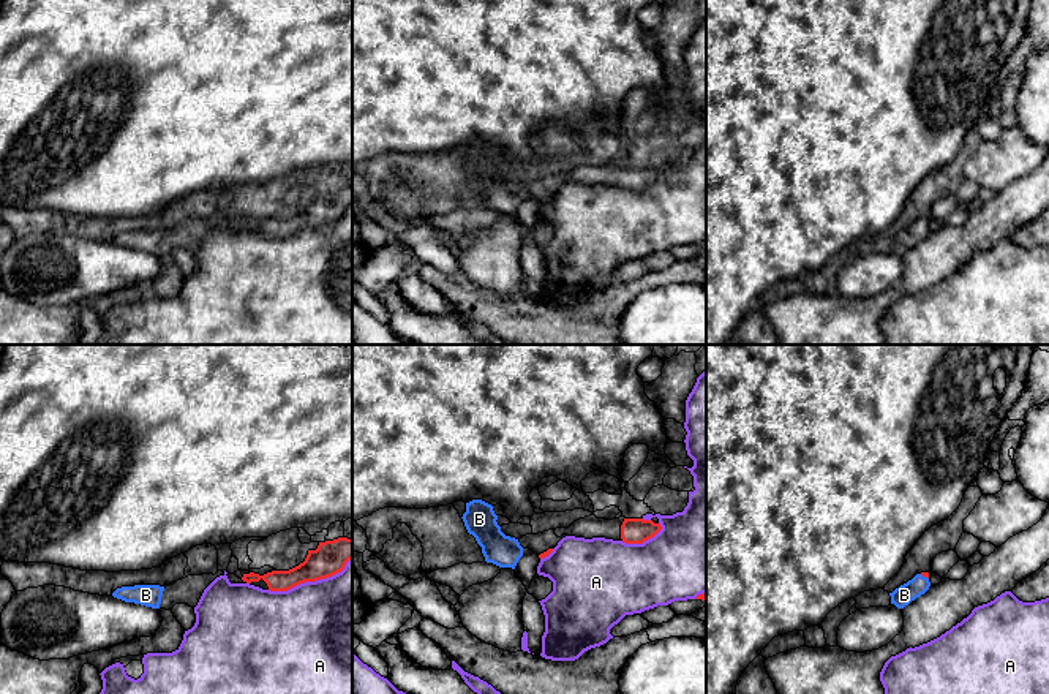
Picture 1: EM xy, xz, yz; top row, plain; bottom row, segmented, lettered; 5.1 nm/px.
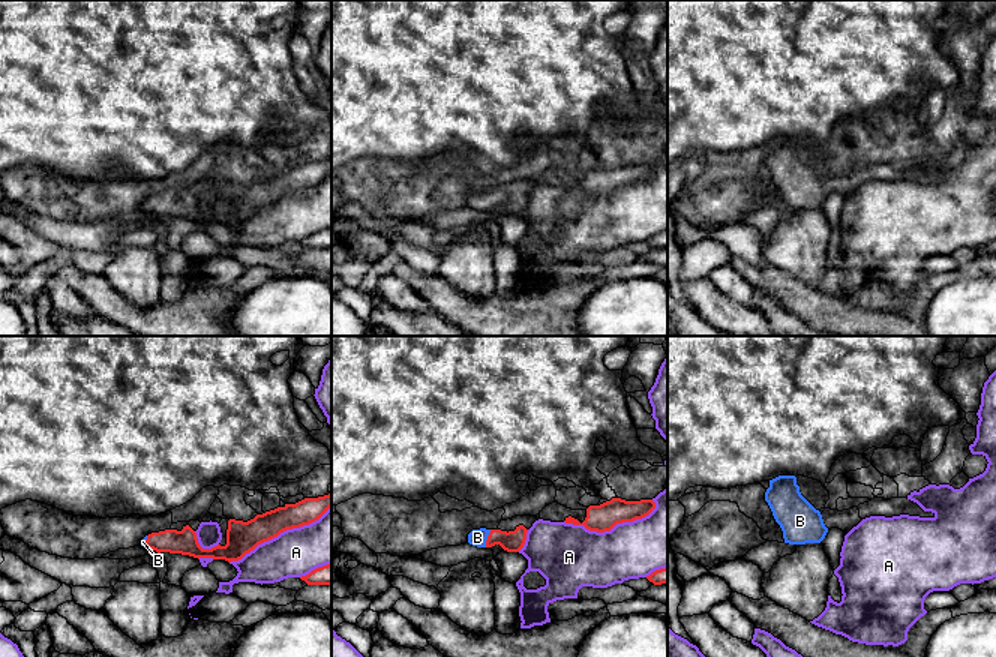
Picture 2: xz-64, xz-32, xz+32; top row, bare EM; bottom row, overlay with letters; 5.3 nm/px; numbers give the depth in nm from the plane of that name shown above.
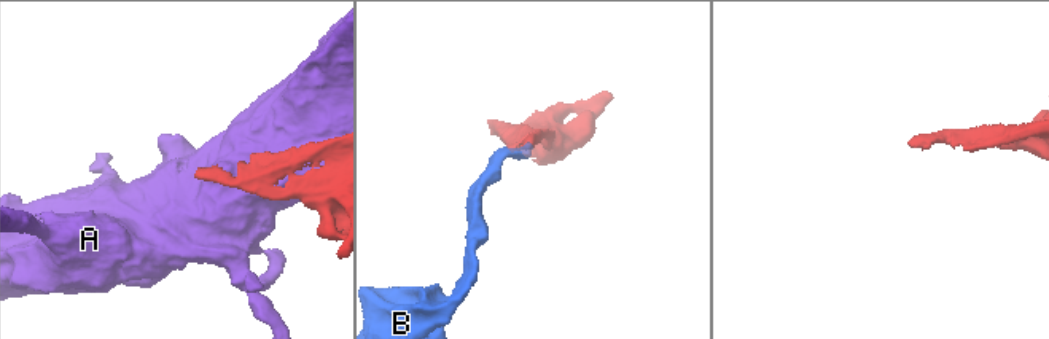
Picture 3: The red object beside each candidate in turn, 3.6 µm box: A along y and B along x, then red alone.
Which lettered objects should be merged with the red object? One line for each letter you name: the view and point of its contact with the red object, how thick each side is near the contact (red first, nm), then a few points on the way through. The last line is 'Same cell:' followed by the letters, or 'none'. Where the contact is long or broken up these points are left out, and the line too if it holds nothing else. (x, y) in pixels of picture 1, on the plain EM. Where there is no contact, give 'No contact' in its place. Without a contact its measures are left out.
B: Touches red at yz (924, 222). Thickness 30 nm (red) against 100 nm. Path across: yz (924, 220), (924, 222), (904, 241)
Same cell: B

